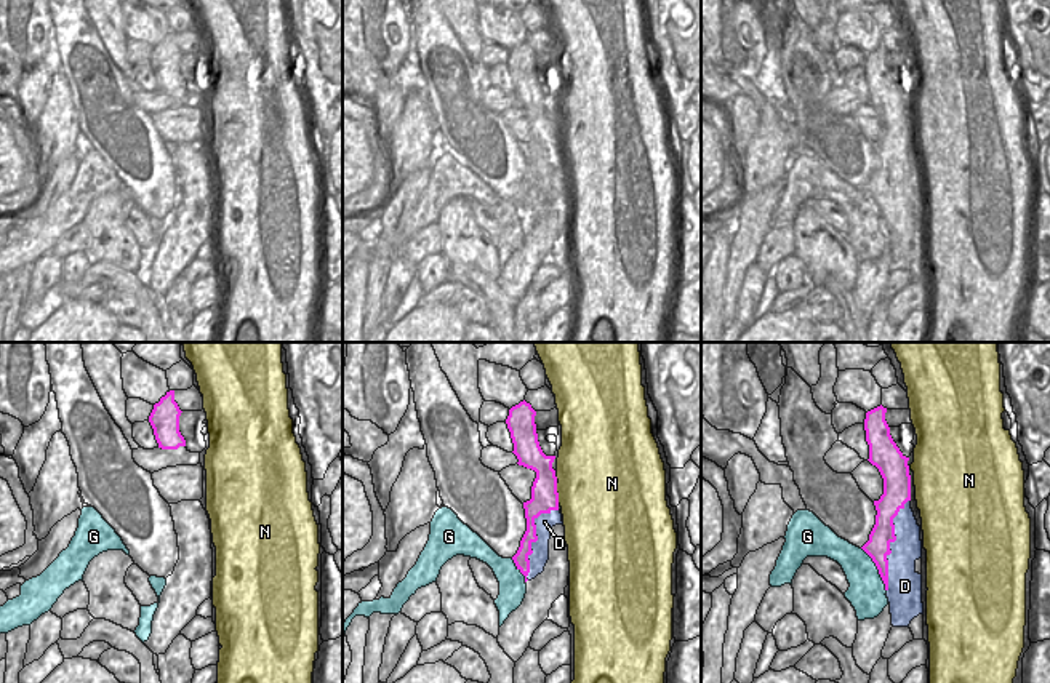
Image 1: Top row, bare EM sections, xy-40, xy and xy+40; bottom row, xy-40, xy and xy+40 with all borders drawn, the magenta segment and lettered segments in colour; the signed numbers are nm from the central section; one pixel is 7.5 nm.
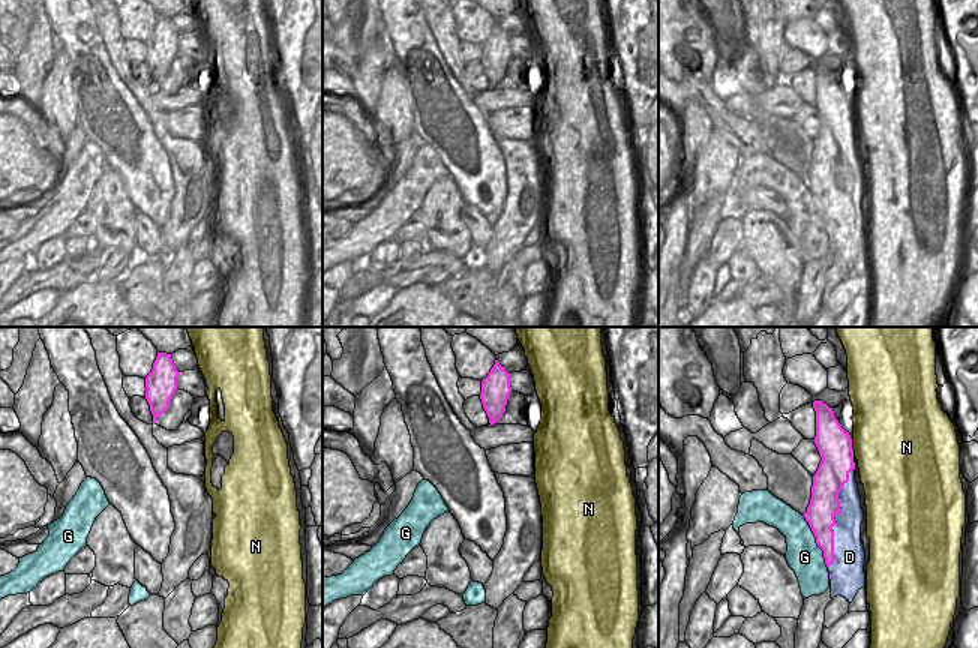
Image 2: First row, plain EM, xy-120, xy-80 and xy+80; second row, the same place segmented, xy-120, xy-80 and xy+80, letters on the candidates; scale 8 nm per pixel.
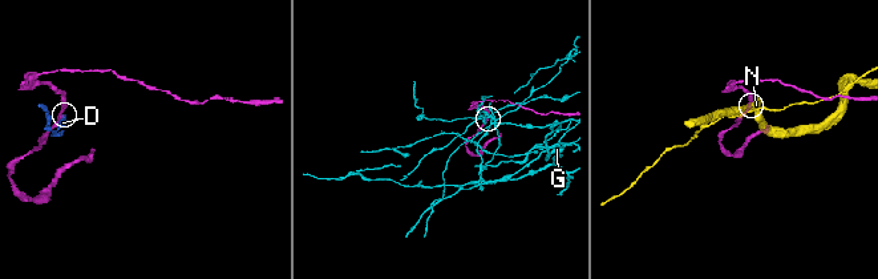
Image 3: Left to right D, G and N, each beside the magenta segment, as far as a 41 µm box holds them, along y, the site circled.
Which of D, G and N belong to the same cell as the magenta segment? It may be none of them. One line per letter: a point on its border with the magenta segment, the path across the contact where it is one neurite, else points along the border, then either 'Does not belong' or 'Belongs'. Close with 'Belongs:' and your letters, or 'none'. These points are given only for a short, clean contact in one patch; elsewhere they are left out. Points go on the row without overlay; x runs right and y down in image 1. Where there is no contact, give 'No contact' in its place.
D: Touches magenta at xy+40 (889, 187). Does not belong
G: Touches magenta at xy+40 (877, 210). Does not belong
N: Touches magenta at xy (557, 135). Boundary: xy (556, 125), (559, 144). Does not belong
Belongs: none

